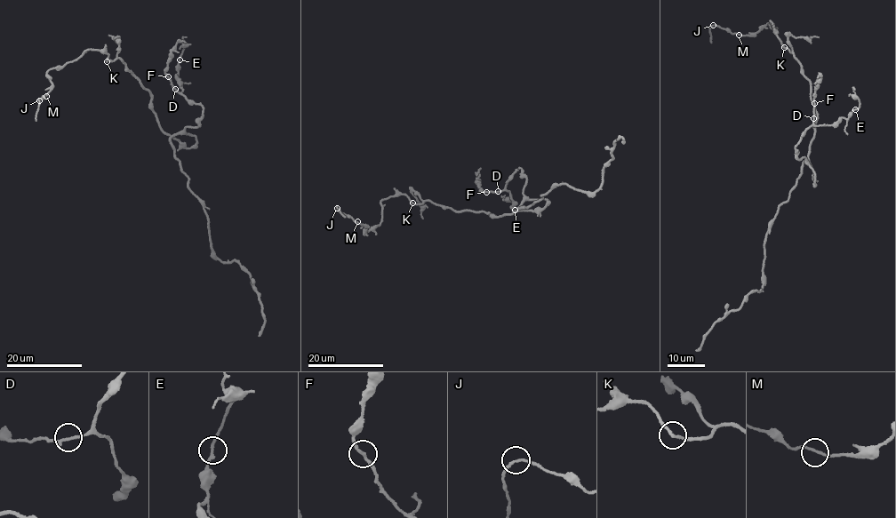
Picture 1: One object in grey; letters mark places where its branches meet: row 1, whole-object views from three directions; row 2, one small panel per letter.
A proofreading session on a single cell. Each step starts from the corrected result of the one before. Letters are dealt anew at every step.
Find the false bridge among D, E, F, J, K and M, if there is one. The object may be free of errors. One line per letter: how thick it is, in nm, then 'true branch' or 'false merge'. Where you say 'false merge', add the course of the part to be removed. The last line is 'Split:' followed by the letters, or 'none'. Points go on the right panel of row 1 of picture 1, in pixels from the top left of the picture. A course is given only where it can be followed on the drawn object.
D: 190 nm thick; true branch
E: 190 nm thick; true branch
F: 170 nm thick; true branch
J: 170 nm thick; true branch
K: 190 nm thick; true branch
M: 180 nm thick; true branch
Split: none

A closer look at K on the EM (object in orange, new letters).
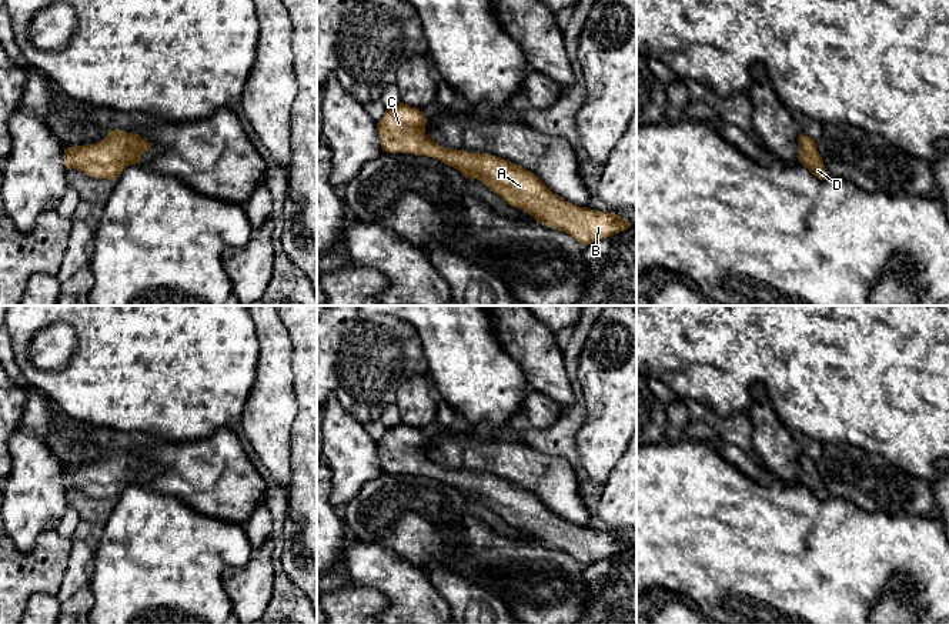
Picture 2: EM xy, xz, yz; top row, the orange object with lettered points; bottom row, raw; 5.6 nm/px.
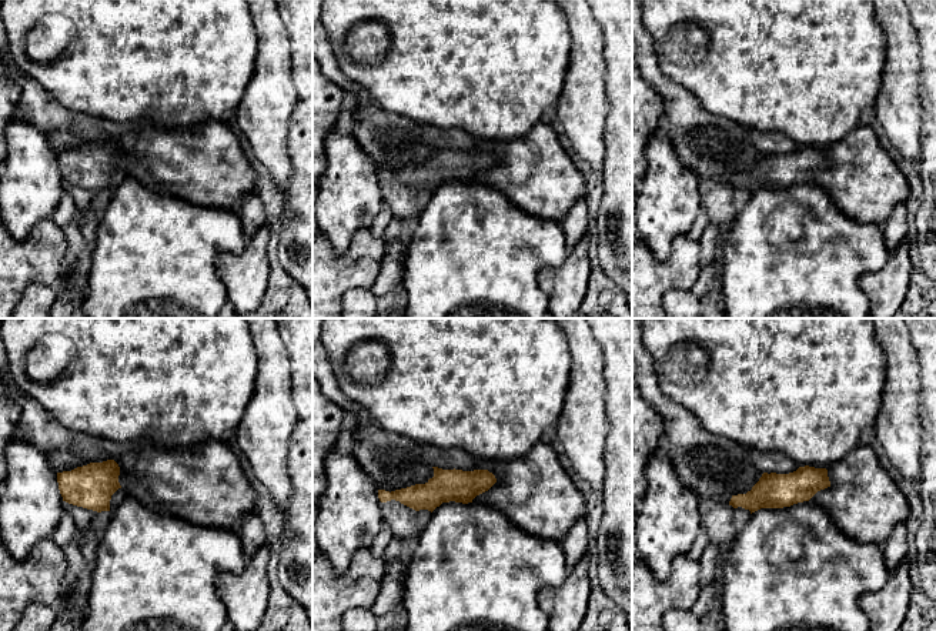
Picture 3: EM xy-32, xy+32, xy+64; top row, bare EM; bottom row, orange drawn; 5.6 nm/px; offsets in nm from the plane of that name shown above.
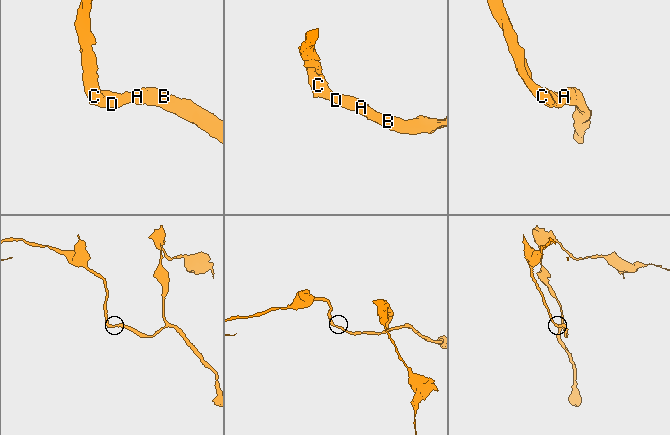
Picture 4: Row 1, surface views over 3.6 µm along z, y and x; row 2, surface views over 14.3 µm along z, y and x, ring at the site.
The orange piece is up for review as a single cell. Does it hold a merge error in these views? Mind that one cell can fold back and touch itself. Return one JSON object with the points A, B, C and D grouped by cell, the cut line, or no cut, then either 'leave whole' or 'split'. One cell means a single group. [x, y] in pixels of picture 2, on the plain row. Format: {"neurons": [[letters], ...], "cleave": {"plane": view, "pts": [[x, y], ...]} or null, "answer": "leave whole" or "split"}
{"neurons": [["A", "B", "C", "D"]], "cleave": null, "answer": "leave whole"}

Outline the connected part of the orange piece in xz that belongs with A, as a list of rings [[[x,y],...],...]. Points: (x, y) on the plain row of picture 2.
[[[402,421],[385,430],[377,443],[381,467],[387,473],[427,475],[478,498],[507,524],[521,528],[538,543],[565,551],[582,565],[608,558],[632,543],[608,531],[579,527],[552,513],[534,493],[487,473],[451,470],[425,454],[427,440],[420,428]]]

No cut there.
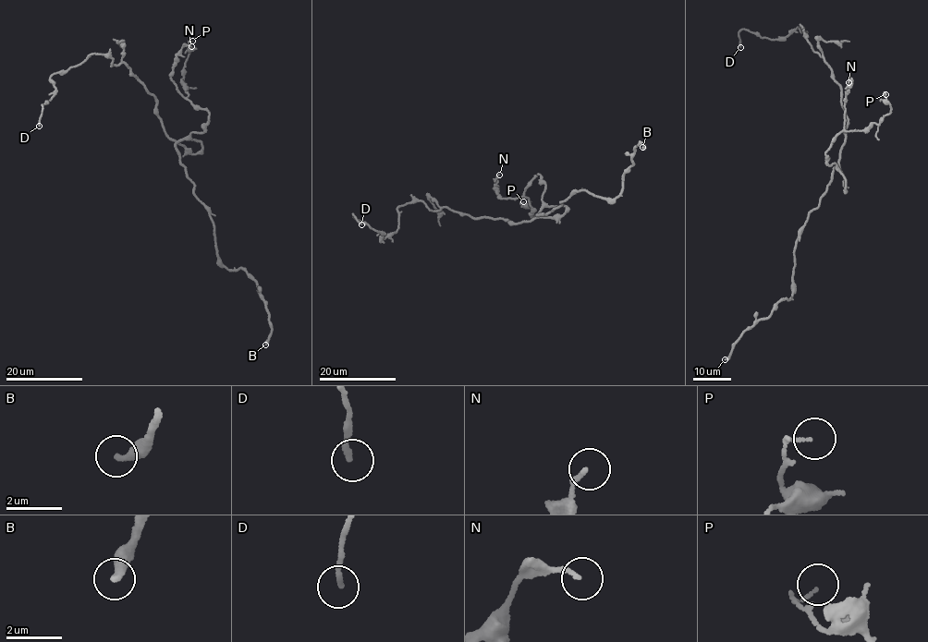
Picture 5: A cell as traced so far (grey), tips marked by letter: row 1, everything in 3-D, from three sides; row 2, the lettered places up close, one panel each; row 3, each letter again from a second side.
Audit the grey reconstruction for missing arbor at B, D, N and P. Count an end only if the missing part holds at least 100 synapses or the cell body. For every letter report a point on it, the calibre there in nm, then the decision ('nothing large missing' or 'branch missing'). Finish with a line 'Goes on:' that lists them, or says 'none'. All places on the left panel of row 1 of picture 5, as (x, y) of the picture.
B: at (265, 345); 340 nm thick; branch missing
D: at (39, 126); 180 nm thick; nothing large missing
N: at (191, 46); 150 nm thick; nothing large missing
P: at (192, 41); 100 nm thick; nothing large missing
Goes on: B

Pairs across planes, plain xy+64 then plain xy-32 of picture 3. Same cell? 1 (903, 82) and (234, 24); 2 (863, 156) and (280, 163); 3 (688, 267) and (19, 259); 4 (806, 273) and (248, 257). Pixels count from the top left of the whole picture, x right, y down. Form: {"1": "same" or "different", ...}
{"1": "different", "2": "different", "3": "same", "4": "different"}

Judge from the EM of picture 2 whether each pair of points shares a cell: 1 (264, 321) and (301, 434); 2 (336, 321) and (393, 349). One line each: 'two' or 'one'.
1: two
2: one

